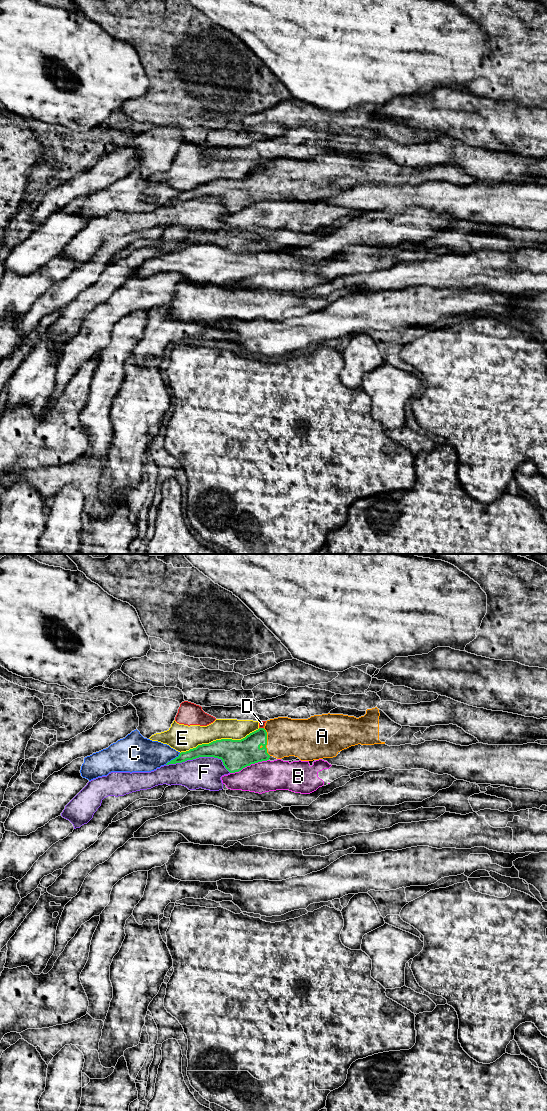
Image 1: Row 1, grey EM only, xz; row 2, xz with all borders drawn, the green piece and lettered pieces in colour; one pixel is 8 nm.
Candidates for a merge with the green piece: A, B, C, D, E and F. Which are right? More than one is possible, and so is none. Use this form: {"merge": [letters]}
{"merge": ["A"]}

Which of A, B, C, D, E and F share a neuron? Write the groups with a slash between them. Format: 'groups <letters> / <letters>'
groups A / B / C / D E / F

